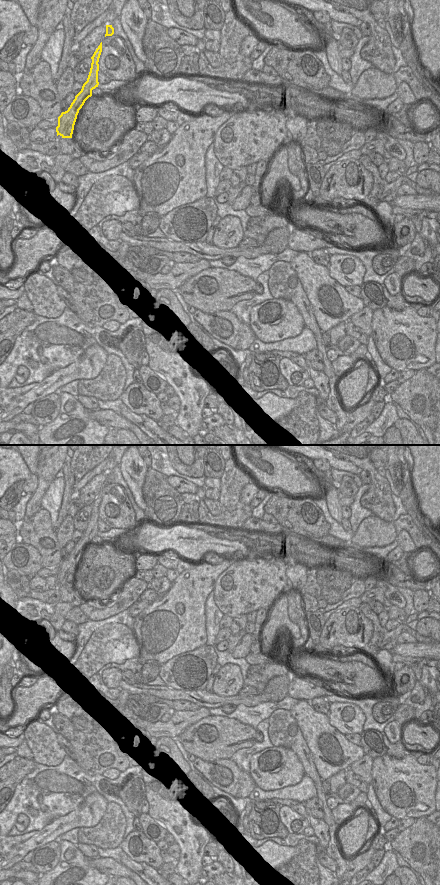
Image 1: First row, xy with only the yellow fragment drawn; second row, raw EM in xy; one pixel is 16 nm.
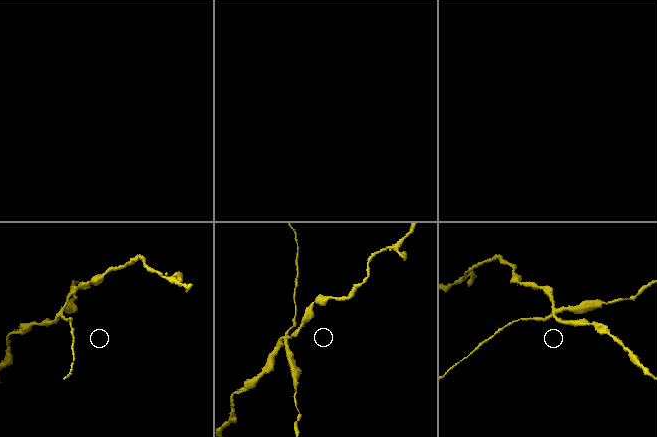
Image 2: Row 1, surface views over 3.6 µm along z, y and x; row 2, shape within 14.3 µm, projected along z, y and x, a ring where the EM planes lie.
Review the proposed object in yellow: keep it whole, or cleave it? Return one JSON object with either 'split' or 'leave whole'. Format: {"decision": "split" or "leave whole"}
{"decision": "split"}

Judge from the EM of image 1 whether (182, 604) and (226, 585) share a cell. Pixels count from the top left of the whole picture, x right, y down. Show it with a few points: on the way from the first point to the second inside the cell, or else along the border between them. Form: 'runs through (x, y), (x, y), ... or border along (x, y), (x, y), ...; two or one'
border along (226, 569), (217, 578), (213, 589); two

